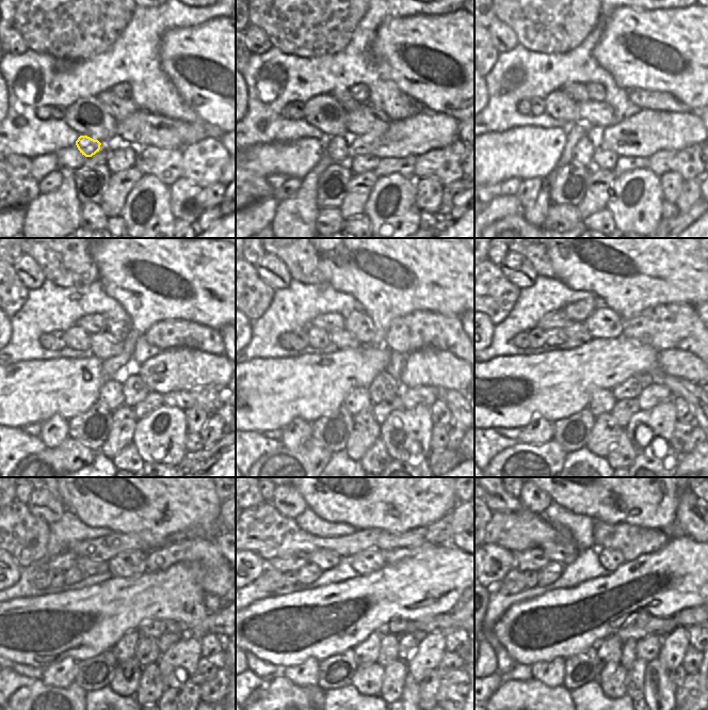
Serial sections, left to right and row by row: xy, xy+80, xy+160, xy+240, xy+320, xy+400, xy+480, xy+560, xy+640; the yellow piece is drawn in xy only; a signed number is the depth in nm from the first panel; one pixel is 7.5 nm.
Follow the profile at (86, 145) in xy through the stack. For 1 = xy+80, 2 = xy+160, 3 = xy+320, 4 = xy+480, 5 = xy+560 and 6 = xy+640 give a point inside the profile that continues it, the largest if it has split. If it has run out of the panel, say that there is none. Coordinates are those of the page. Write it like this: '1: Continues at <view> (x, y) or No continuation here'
1: Continues at xy+80 (337, 147)
2: Continues at xy+160 (583, 153)
3: Continues at xy+320 (358, 399)
4: Continues at xy+480 (124, 649)
5: Continues at xy+560 (367, 651)
6: Continues at xy+640 (609, 651).

